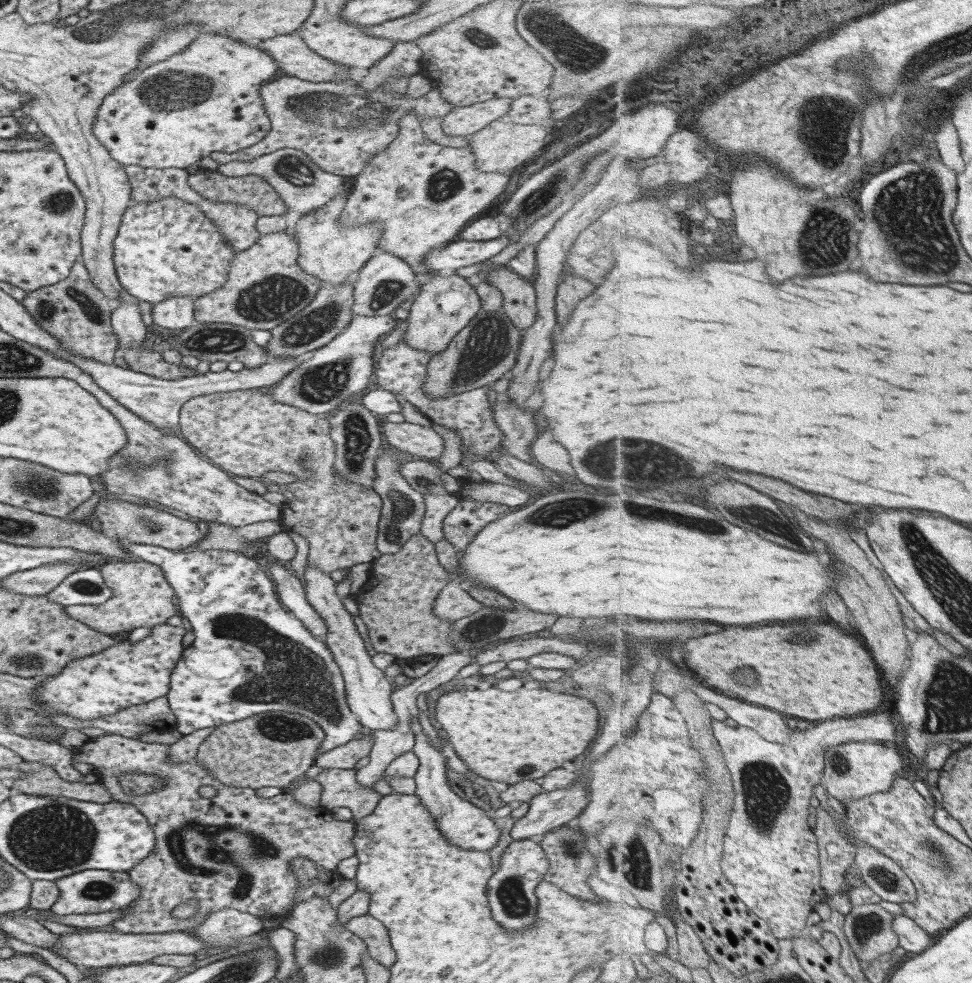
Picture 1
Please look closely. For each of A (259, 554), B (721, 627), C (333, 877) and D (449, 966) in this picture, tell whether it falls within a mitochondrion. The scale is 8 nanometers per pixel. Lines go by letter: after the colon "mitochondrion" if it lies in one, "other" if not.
A: other
B: other
C: other
D: other

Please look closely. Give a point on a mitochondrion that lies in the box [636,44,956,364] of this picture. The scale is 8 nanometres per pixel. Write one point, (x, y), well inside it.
(828, 124)

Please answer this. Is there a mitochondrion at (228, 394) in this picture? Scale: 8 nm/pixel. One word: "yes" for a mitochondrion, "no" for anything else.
no

